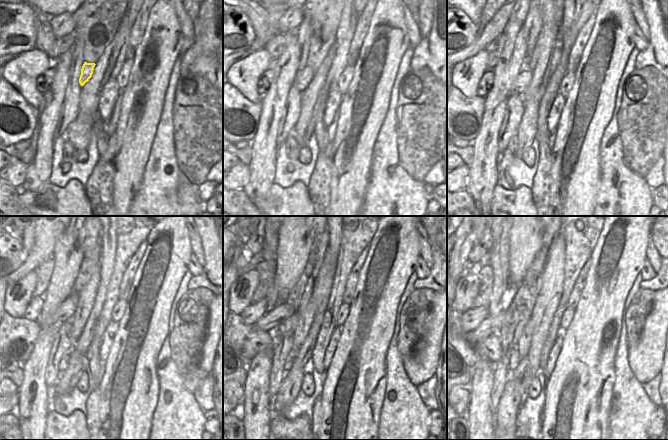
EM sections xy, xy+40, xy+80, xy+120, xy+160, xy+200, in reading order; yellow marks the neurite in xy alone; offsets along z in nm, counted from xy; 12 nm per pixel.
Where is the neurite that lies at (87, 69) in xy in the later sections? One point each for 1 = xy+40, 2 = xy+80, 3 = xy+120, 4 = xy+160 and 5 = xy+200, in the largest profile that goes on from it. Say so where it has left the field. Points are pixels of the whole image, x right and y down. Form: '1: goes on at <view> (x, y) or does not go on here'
1: goes on at xy+40 (304, 77)
2: goes on at xy+80 (521, 83)
3: goes on at xy+120 (66, 311)
4: goes on at xy+160 (271, 319)
5: goes on at xy+200 (492, 323)

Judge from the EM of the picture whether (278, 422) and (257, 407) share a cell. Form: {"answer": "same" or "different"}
{"answer": "different"}

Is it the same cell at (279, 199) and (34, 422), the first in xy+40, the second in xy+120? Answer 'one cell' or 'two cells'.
two cells

